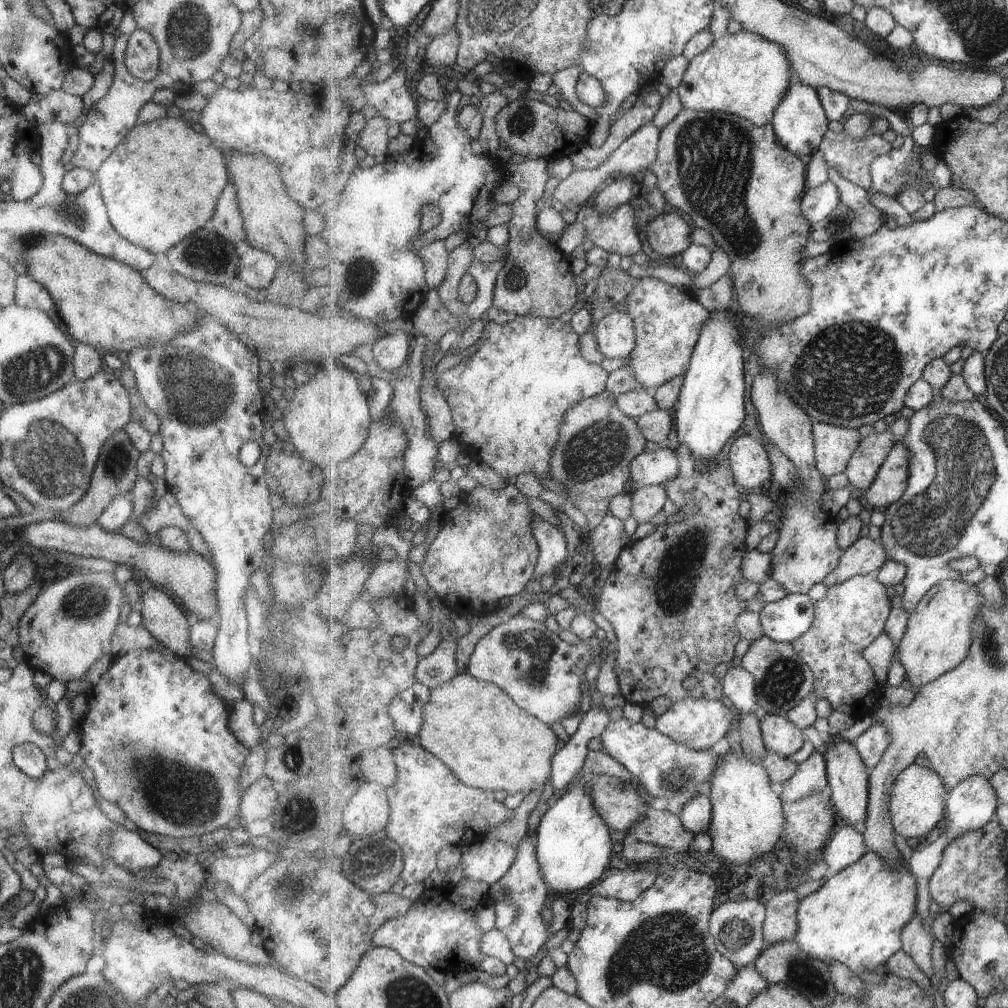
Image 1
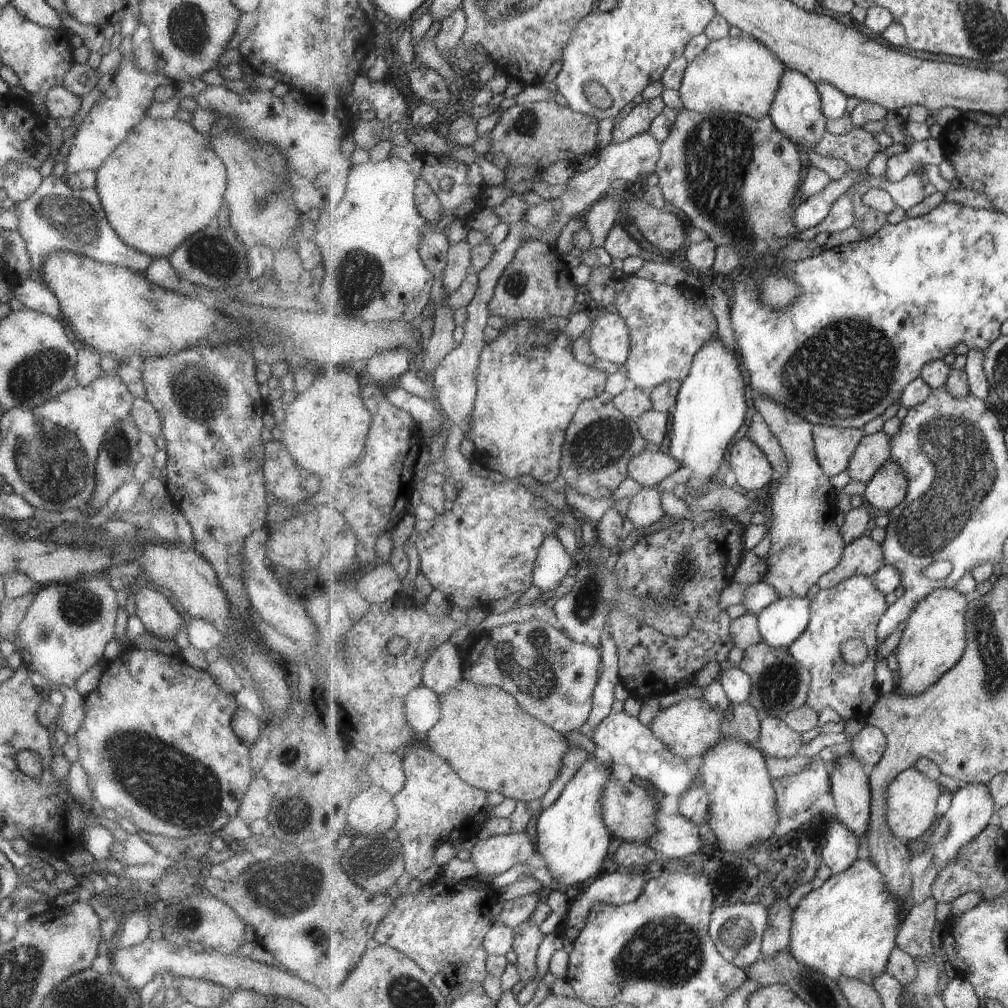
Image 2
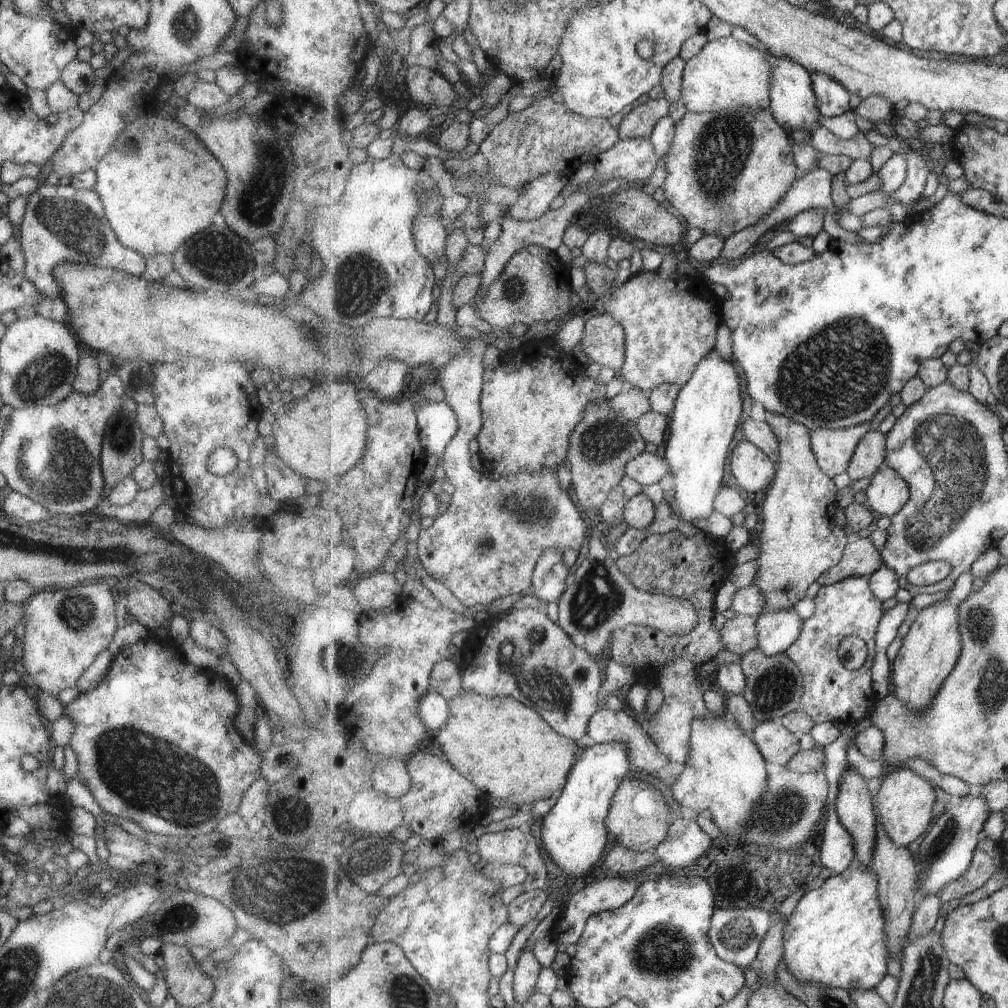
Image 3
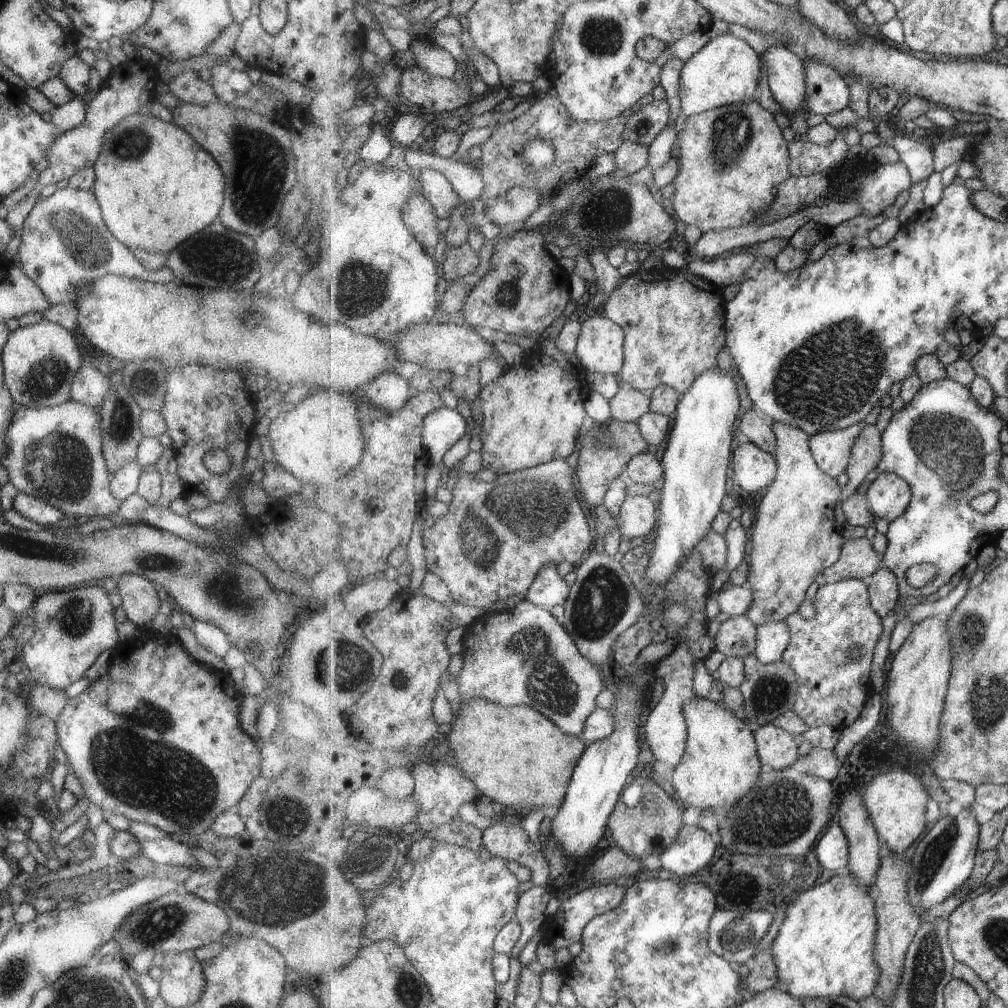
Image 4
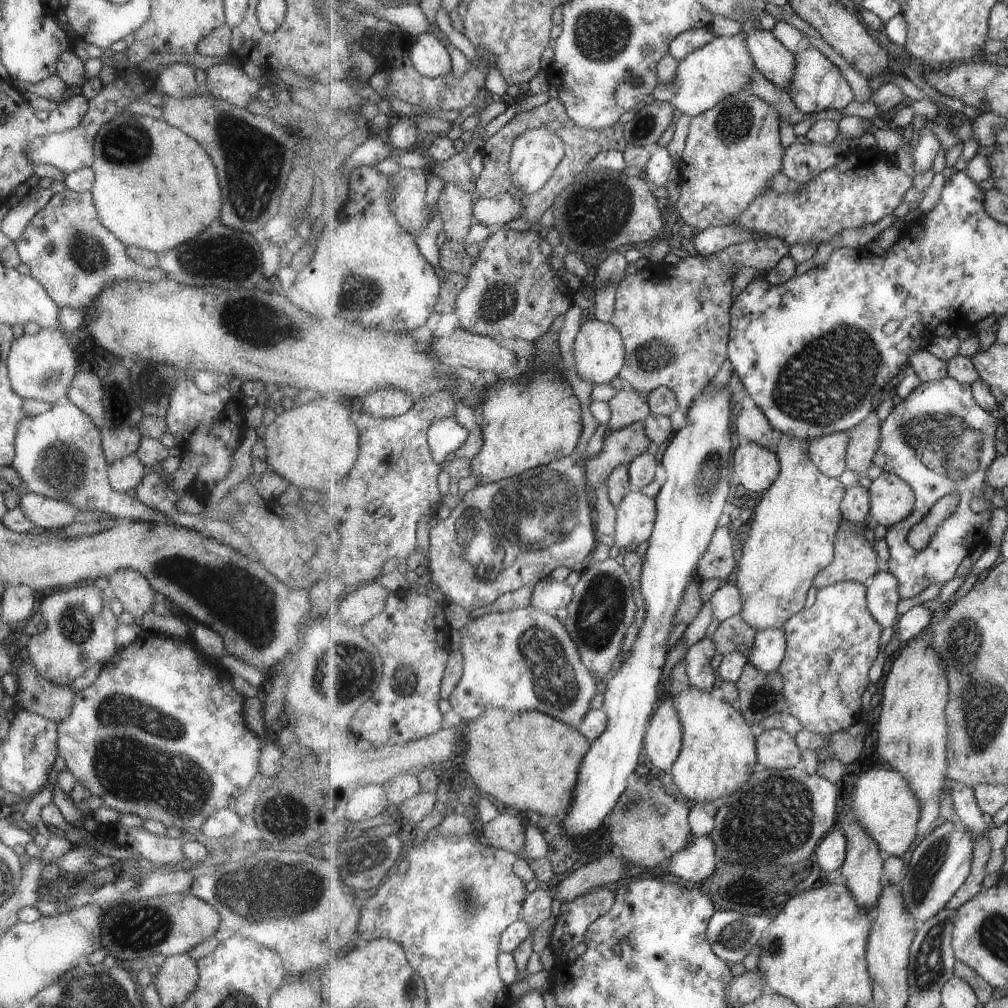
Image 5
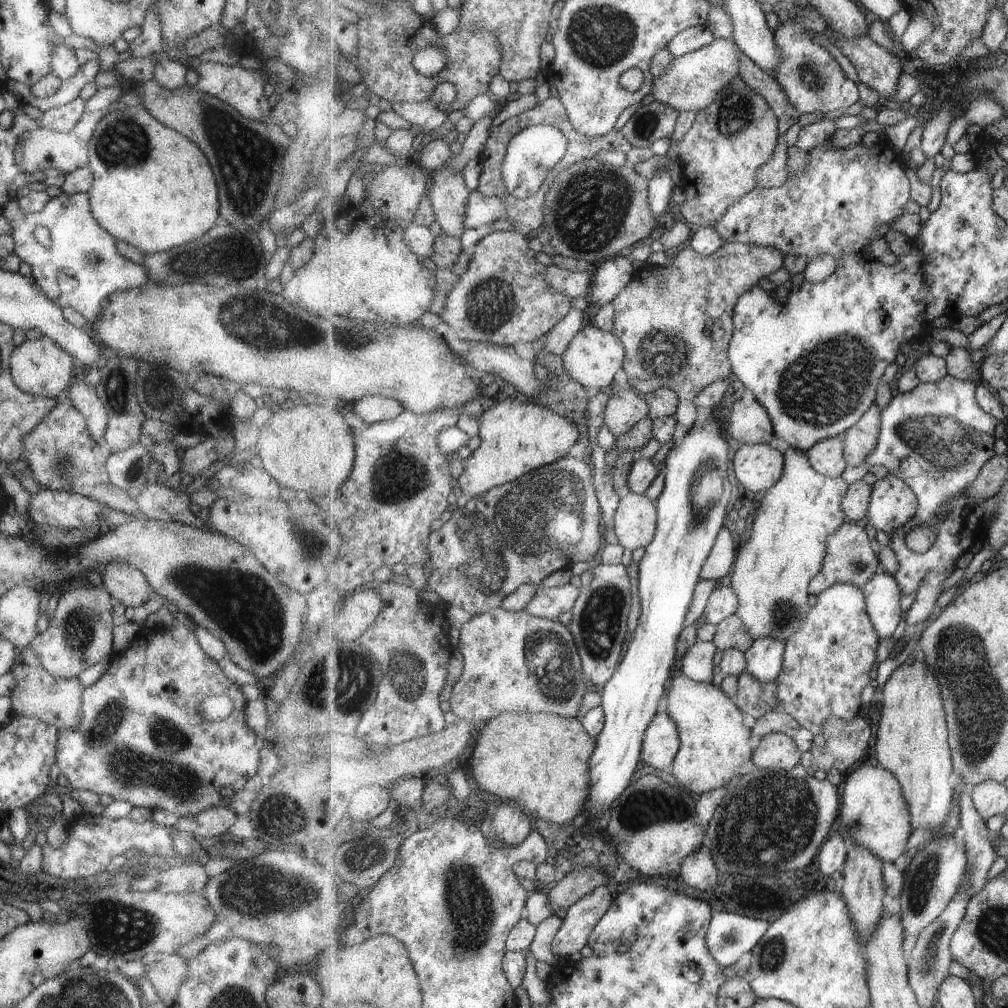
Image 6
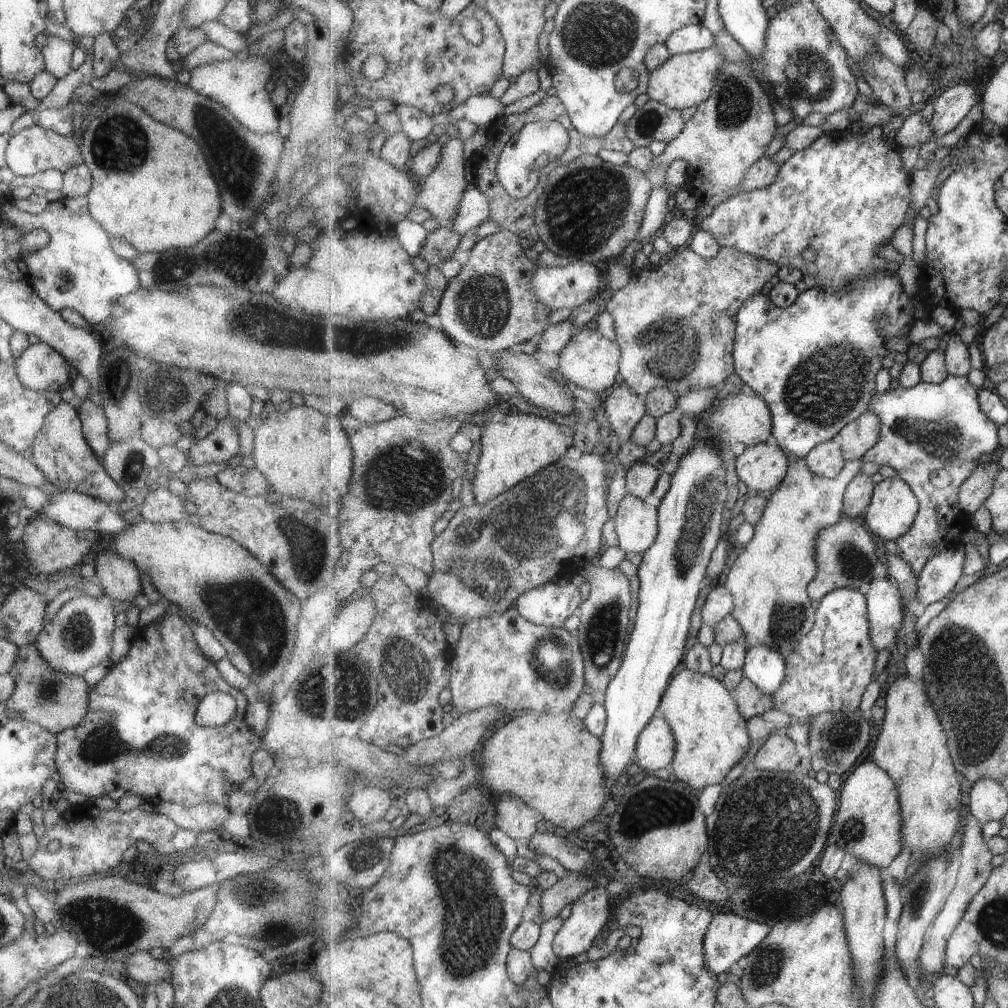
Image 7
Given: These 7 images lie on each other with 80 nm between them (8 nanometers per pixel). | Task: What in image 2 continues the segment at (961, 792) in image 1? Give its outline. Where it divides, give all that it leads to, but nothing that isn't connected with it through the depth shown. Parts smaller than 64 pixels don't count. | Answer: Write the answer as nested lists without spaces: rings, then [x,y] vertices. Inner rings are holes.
[[[985,783],[965,784],[953,792],[950,802],[948,811],[940,818],[925,847],[925,849],[932,848],[934,857],[940,860],[941,866],[937,869],[938,872],[949,865],[954,865],[954,862],[966,851],[966,846],[993,824],[997,817],[998,808],[995,799],[989,785]]]

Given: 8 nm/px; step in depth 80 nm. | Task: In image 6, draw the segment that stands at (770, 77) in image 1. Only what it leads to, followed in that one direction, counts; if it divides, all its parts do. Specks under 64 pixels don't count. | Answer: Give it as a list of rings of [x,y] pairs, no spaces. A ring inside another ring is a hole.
[[[729,38],[716,39],[713,44],[705,48],[681,58],[675,57],[669,72],[665,76],[655,78],[652,96],[656,101],[667,104],[680,113],[688,111],[699,113],[707,106],[711,106],[719,98],[719,94],[739,78],[740,52],[737,44]]]

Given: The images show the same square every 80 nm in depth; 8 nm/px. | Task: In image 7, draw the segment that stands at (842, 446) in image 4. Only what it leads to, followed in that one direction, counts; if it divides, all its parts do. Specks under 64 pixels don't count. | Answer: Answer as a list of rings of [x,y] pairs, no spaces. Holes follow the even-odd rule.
[[[838,439],[819,444],[811,453],[805,457],[807,466],[811,472],[823,478],[833,480],[841,474],[846,467],[846,458],[843,457],[842,449]]]

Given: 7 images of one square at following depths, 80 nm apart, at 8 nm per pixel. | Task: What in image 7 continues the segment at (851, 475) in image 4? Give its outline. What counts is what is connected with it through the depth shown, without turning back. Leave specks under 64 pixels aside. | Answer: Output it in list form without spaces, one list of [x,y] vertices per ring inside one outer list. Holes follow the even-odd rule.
[[[872,411],[847,424],[838,437],[846,461],[861,460],[879,443],[882,421]]]

